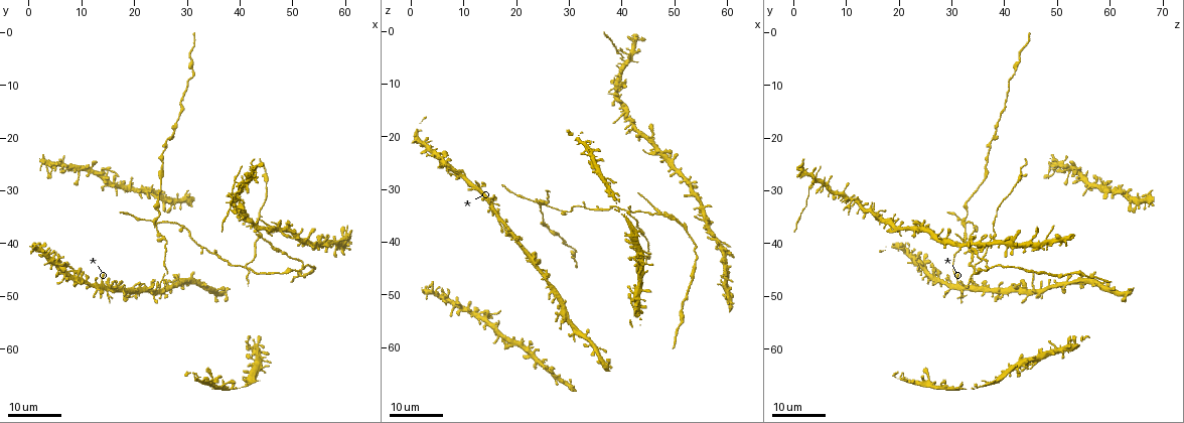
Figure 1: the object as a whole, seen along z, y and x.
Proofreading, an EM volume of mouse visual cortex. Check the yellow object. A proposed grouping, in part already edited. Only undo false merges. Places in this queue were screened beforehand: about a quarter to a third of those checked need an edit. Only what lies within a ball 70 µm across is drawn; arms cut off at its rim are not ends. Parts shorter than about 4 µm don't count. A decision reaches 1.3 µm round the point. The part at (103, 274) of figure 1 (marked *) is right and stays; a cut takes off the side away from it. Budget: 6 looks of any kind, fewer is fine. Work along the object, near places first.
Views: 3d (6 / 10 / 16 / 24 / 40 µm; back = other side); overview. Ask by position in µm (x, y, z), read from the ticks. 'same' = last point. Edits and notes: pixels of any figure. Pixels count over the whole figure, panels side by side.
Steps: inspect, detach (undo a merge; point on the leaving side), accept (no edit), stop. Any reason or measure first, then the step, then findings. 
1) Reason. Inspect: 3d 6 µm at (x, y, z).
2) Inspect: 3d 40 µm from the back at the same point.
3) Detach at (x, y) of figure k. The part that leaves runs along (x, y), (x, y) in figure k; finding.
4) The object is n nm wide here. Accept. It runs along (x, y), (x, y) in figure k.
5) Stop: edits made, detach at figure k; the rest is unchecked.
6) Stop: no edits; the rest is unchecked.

Inspect: 3d 16 µm at (24.0, 36.0, 32.5).

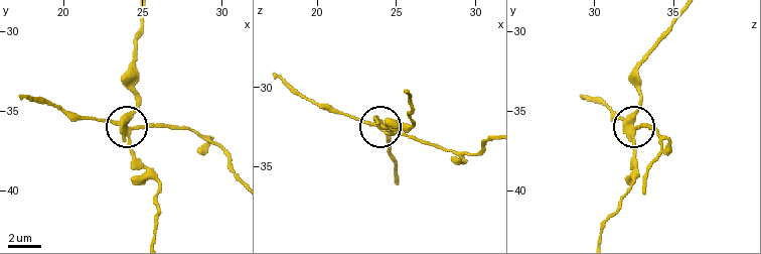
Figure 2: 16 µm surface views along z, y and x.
Zoom in. Inspect: 3d 6 µm at (24.2, 36.1, 32.6).

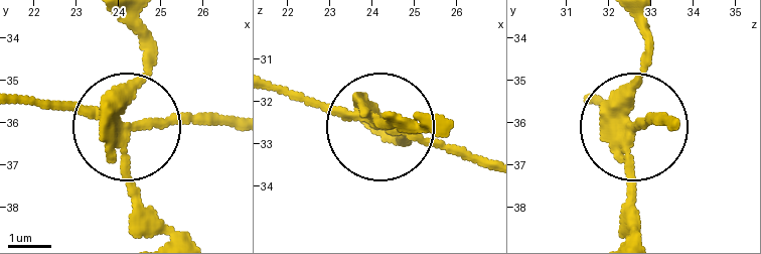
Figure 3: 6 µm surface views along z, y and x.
Inspect: 3d 6 µm from the back at (24.20, 36.00, 32.50).

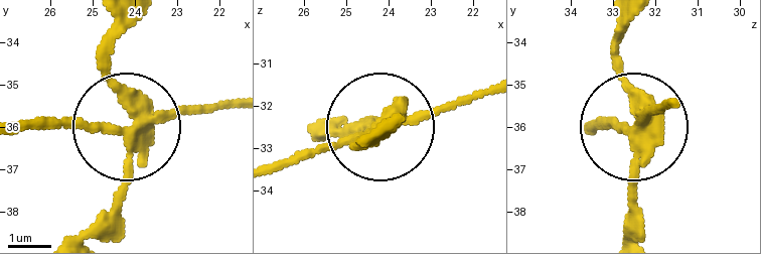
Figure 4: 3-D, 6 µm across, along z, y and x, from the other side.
Detach at (124, 187) of figure 4. The part that leaves runs along (132, 122), (111, 60), (111, 17) in figure 4; two neurons meet here.

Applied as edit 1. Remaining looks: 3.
Four or more arms meet. Inspect: 3d 16 µm at (41.0, 44.5, 34.0).

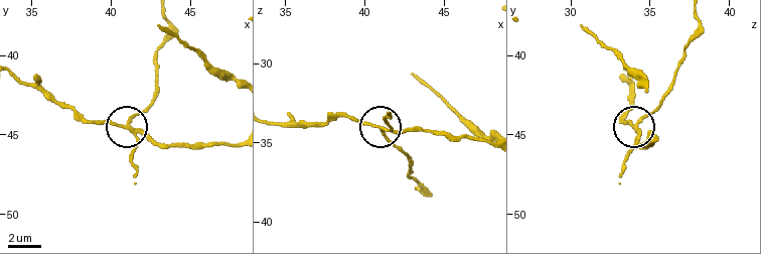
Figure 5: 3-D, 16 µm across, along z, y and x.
Inspect: 3d 6 µm at (41.3, 44.6, 34.3).

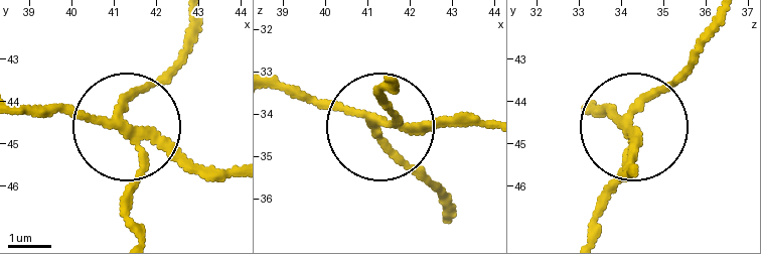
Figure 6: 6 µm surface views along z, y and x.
The object is 180 nm wide here. Detach at (136, 186) of figure 6. The part that leaves runs along (123, 126), (134, 97), (184, 43), (187, 21) in figure 6; two neurons meet here.

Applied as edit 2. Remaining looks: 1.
Stop: edits made, detach at figure 4, detach at figure 6; the rest is unchecked.

